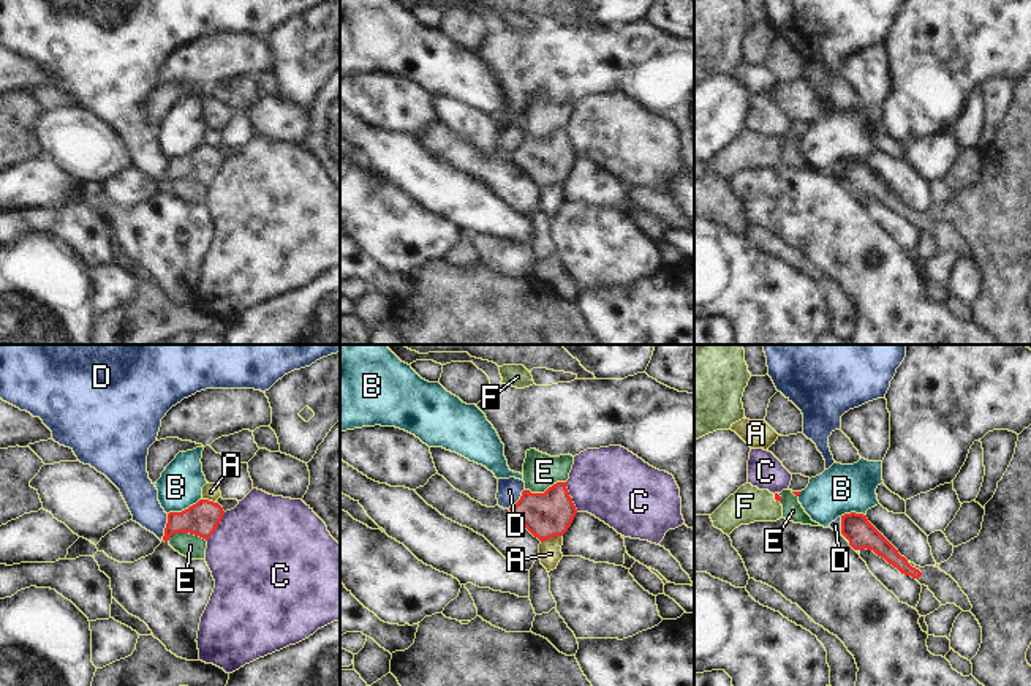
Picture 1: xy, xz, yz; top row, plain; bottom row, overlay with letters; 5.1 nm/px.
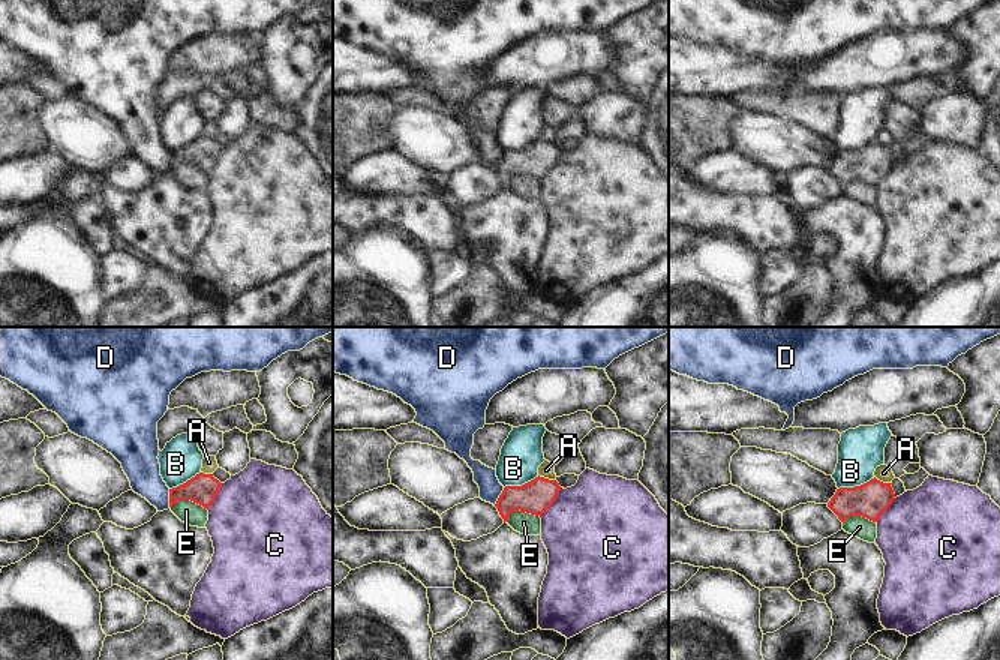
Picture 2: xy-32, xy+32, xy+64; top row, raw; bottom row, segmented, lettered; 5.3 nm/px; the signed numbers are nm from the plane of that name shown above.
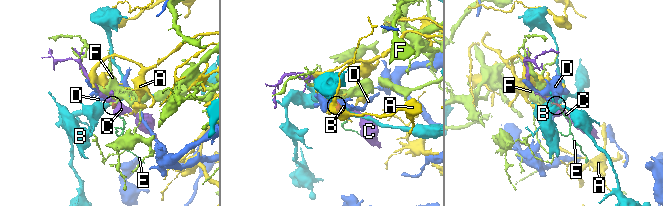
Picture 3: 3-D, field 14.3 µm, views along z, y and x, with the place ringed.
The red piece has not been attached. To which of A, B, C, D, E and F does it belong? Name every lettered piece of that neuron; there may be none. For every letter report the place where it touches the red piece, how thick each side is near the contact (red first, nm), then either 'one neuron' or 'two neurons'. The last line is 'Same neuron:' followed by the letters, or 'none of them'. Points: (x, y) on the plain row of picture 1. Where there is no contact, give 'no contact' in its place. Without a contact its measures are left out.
A: xz (551, 182) | 220/110 nm | two neurons
B: xy (185, 155) | 170/220 nm | two neurons
C: xz (570, 143) | 220/380 nm | two neurons
D: xy (166, 173) | 170/170 nm | two neurons
E: xz (547, 135) | 220/180 nm | two neurons
F: yz (777, 146) | 30/190 nm | one neuron
Same neuron: F

